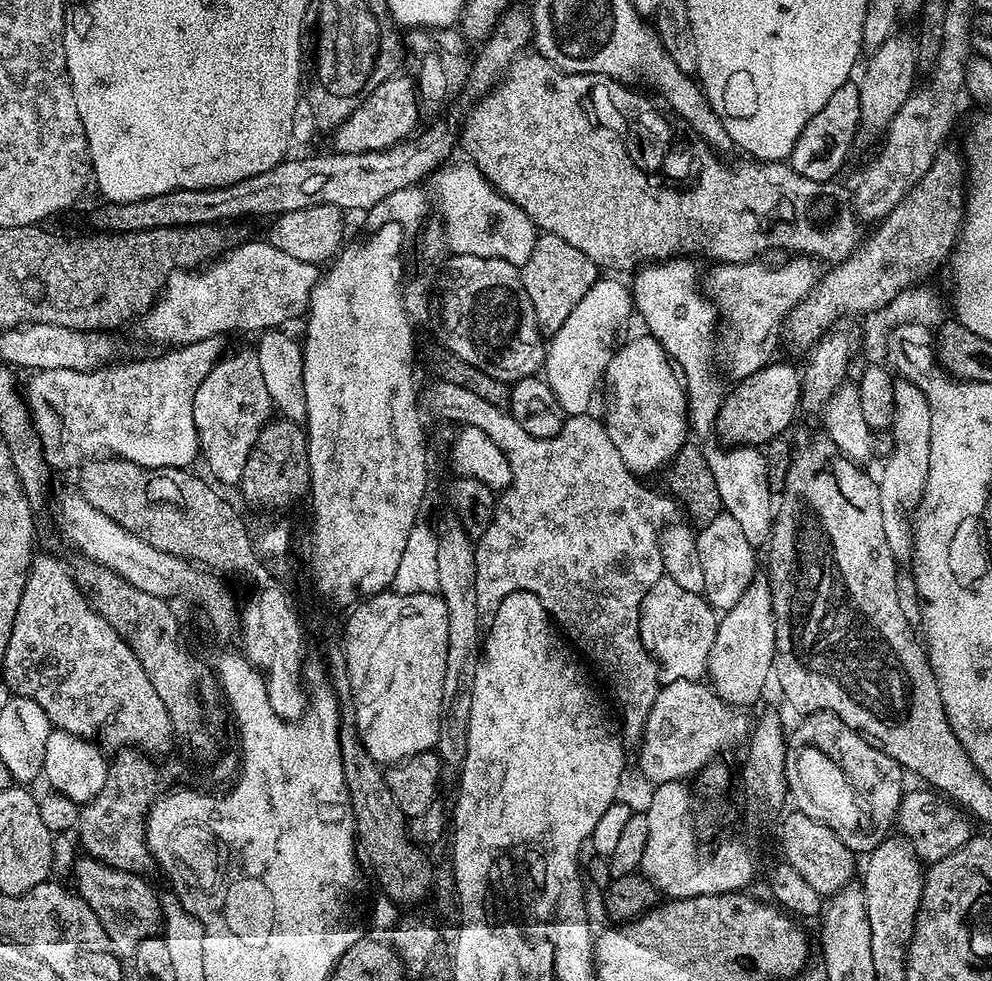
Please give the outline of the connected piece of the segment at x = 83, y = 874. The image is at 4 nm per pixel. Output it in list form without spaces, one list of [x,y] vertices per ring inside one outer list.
[[[87,854],[81,857],[72,872],[76,879],[76,895],[86,902],[86,906],[90,906],[90,910],[94,910],[94,914],[98,914],[98,922],[102,922],[102,930],[106,930],[110,938],[112,951],[121,958],[135,956],[142,940],[161,931],[160,897],[157,890],[144,881],[143,875],[111,868]]]

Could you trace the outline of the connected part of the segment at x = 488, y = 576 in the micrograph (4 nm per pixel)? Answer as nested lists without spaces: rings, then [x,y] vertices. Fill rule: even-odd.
[[[441,379],[436,383],[440,384],[434,385],[428,392],[429,406],[434,411],[441,412],[444,416],[449,416],[452,420],[456,420],[461,416],[461,421],[474,425],[478,430],[482,430],[482,434],[490,434],[490,442],[494,442],[494,446],[498,446],[498,450],[502,450],[502,454],[506,454],[506,462],[510,462],[512,485],[499,493],[496,509],[494,510],[494,518],[490,522],[490,526],[479,533],[480,540],[478,536],[474,544],[476,550],[476,593],[478,594],[478,614],[481,621],[491,621],[493,612],[498,610],[498,606],[502,602],[502,598],[506,598],[506,594],[514,594],[515,592],[534,594],[538,598],[538,602],[542,602],[542,606],[546,606],[548,615],[552,617],[557,629],[585,657],[588,655],[596,663],[597,670],[604,675],[605,682],[612,687],[612,696],[616,699],[616,704],[620,707],[621,714],[624,715],[622,735],[625,741],[632,746],[639,745],[640,738],[644,735],[644,723],[654,706],[654,698],[662,687],[660,669],[646,643],[645,637],[642,635],[640,607],[650,590],[650,586],[654,586],[654,582],[658,582],[661,576],[664,575],[662,553],[659,550],[660,534],[670,524],[673,519],[671,516],[675,514],[676,508],[678,512],[677,501],[668,494],[659,496],[658,493],[651,492],[646,485],[639,484],[636,481],[639,480],[637,473],[631,472],[626,466],[626,462],[622,462],[622,454],[618,454],[618,446],[614,446],[614,442],[610,442],[610,436],[608,431],[604,429],[603,423],[597,417],[595,420],[592,414],[568,416],[564,421],[562,430],[554,438],[534,438],[530,434],[526,434],[526,430],[522,430],[522,426],[518,426],[518,422],[512,417],[511,412],[505,410],[501,405],[486,402],[484,398],[478,398],[478,394],[470,394],[470,390],[466,390],[462,386],[454,386],[449,380]]]

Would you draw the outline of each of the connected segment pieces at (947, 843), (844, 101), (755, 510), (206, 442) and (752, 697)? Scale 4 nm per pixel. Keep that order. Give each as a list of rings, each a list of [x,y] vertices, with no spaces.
[[[916,787],[920,788],[903,793],[894,824],[897,829],[900,827],[899,835],[911,844],[919,859],[934,865],[942,858],[946,858],[946,854],[954,854],[954,850],[958,850],[967,840],[972,839],[974,829],[968,825],[969,817],[951,800],[927,787]]]
[[[849,82],[838,86],[834,94],[826,101],[826,106],[806,122],[798,142],[794,142],[794,150],[790,157],[792,169],[802,178],[810,178],[814,182],[824,184],[832,180],[840,172],[848,151],[852,148],[852,142],[858,137],[860,129],[860,85]]]
[[[720,446],[707,453],[710,474],[714,474],[714,482],[718,482],[718,494],[724,503],[724,512],[742,530],[746,542],[760,550],[772,536],[774,519],[774,492],[768,481],[768,460],[761,449],[756,446]]]
[[[251,347],[244,348],[241,352],[234,353],[233,356],[225,355],[212,367],[210,374],[202,378],[202,386],[198,386],[194,394],[194,422],[200,439],[202,464],[204,460],[205,466],[208,467],[209,474],[207,475],[213,481],[216,479],[217,485],[239,485],[242,474],[246,470],[246,462],[250,458],[250,450],[273,412],[274,405],[270,398],[270,390],[266,390],[266,381],[262,379],[262,366],[258,366],[258,358]]]
[[[756,574],[752,578],[750,586],[746,586],[742,598],[738,598],[738,602],[734,602],[734,606],[727,609],[719,617],[714,634],[714,646],[710,646],[706,676],[710,681],[712,691],[716,695],[723,698],[727,704],[733,704],[734,707],[744,710],[749,707],[747,704],[752,704],[759,698],[764,683],[770,680],[773,675],[775,662],[776,619],[772,609],[772,595],[770,594],[767,575]]]

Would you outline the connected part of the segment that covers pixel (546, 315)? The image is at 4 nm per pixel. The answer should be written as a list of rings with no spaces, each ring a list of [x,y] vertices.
[[[540,234],[536,237],[530,258],[520,268],[520,277],[526,286],[526,294],[530,294],[530,306],[534,306],[537,330],[551,338],[561,329],[574,306],[594,286],[598,279],[598,269],[593,260],[586,258],[582,250],[570,246],[570,242],[557,236]]]

